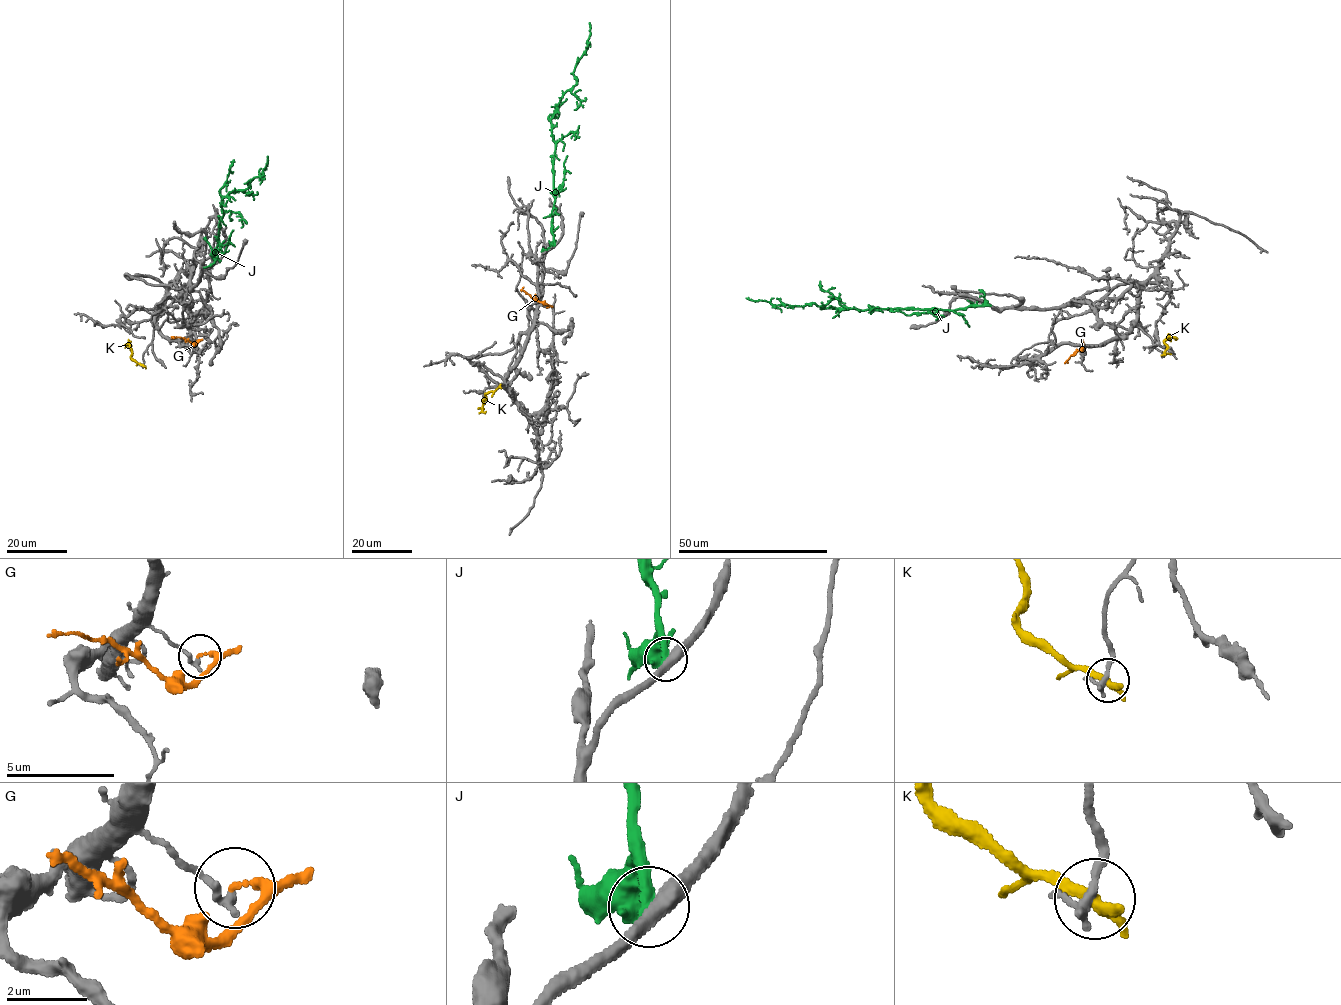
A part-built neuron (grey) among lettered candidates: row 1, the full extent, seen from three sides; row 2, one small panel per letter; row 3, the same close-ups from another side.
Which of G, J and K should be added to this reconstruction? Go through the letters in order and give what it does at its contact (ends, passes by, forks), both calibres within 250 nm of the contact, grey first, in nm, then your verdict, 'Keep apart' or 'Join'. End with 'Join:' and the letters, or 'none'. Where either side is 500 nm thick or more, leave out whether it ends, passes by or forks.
G: It ends there. Thickness 220 nm (grey) against 190 nm. Keep apart
J: It ends there. Thickness 400 nm (grey) against 340 nm. Keep apart
K: It ends there. Thickness 320 nm (grey) against 380 nm. Keep apart
Join: none

